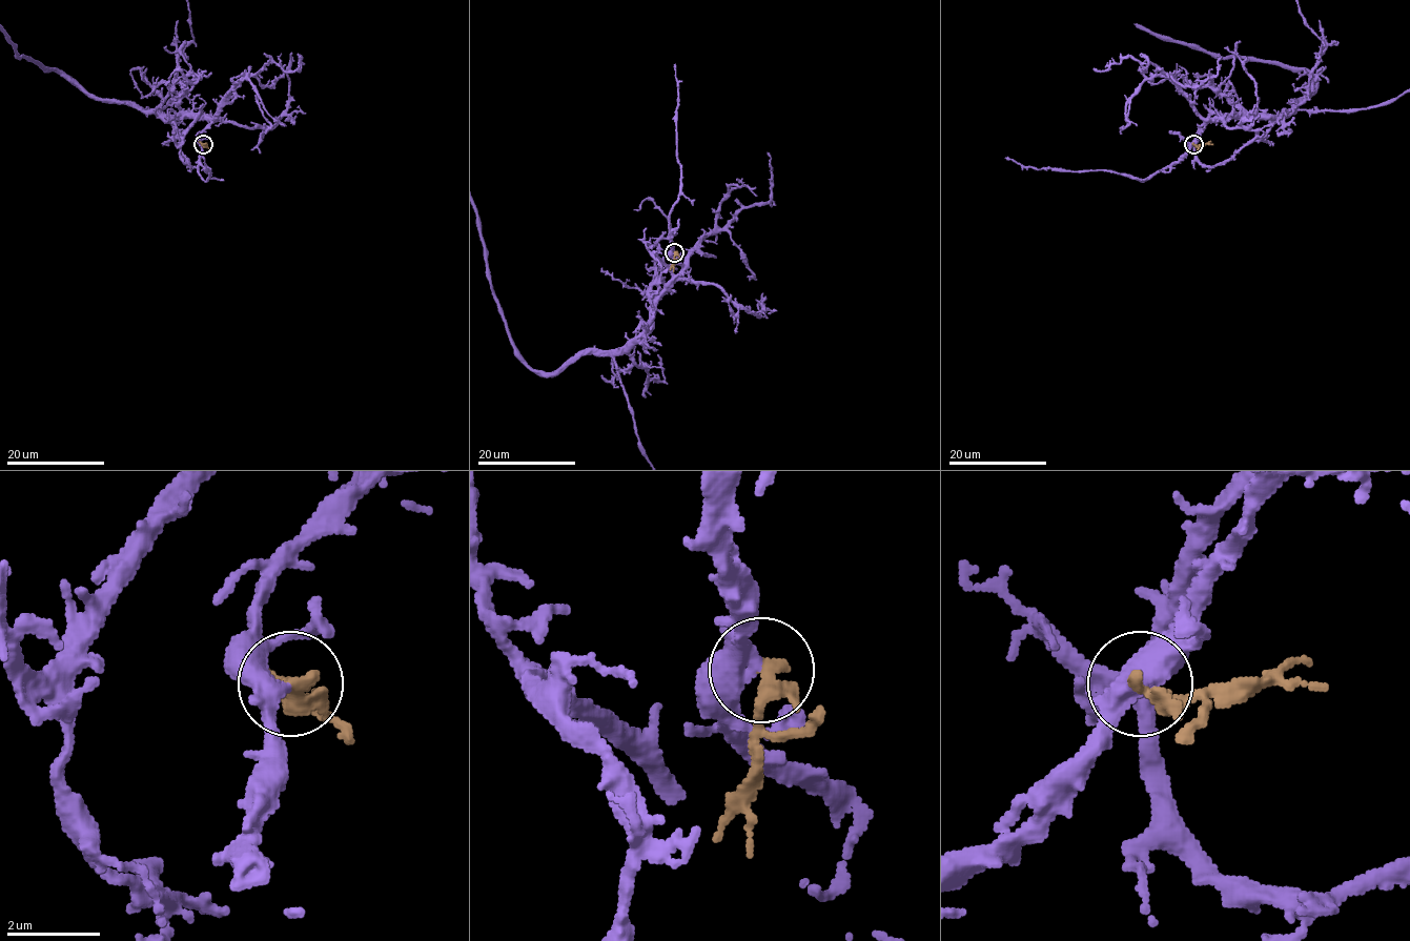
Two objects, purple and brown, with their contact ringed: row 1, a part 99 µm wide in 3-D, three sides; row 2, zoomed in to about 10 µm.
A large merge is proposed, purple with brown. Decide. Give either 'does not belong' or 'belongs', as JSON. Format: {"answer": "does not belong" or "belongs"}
{"answer": "belongs"}

